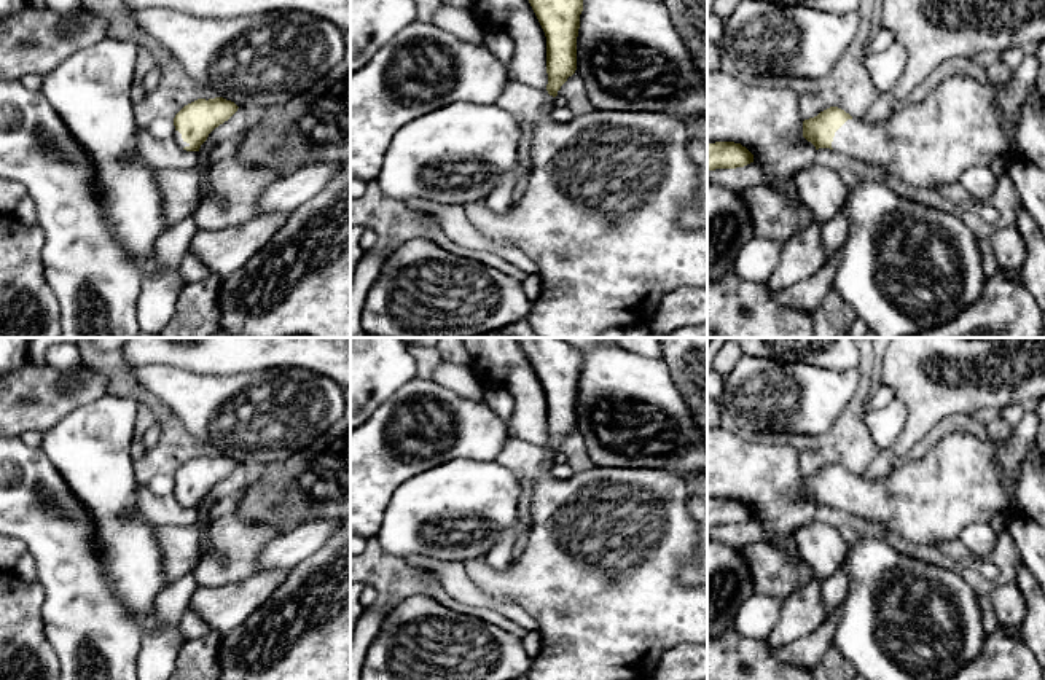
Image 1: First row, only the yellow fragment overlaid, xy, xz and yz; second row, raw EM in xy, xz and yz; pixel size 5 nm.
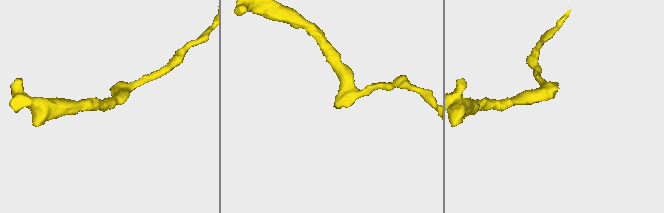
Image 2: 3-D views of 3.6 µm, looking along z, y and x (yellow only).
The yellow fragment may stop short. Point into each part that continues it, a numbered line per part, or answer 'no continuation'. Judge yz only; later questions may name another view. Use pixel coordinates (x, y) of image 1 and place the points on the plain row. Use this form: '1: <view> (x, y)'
1: yz (931, 500)

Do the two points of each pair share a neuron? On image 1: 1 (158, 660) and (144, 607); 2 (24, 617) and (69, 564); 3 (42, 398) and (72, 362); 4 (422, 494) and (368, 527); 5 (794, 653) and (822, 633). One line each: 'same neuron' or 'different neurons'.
1: same neuron
2: different neurons
3: different neurons
4: different neurons
5: same neuron

